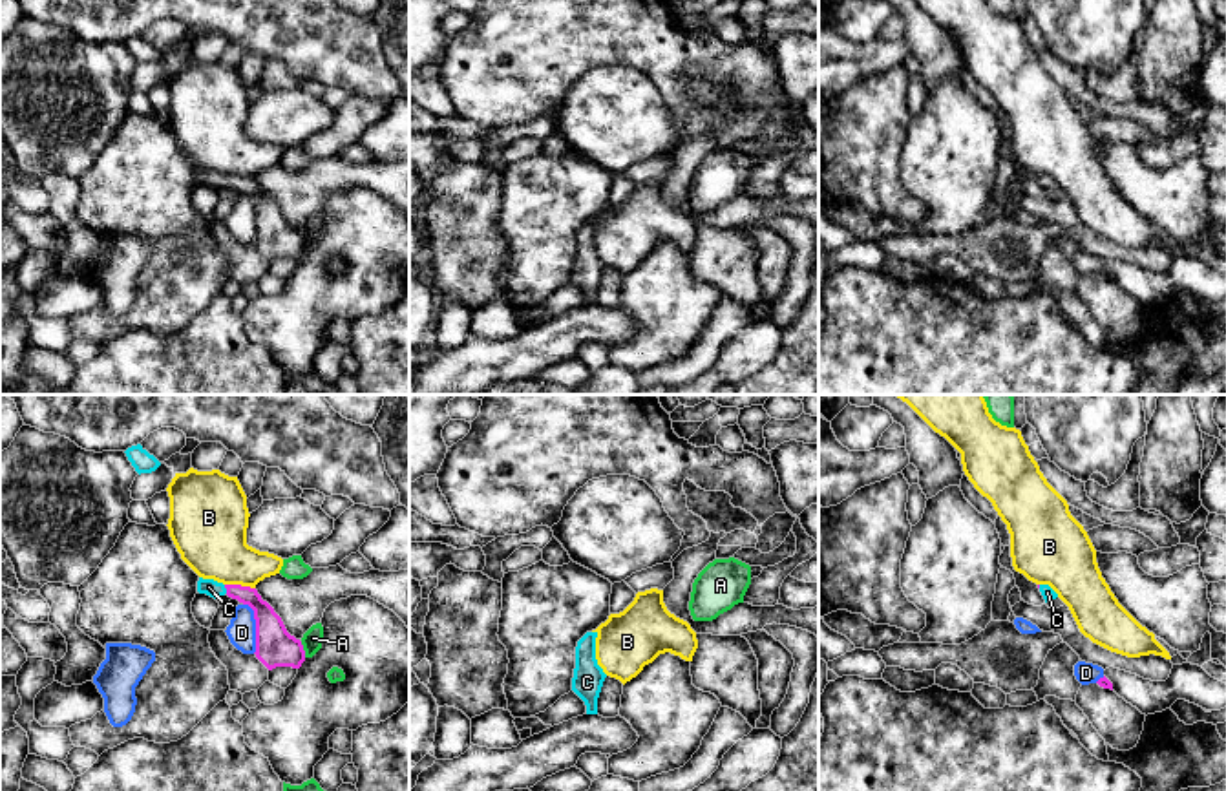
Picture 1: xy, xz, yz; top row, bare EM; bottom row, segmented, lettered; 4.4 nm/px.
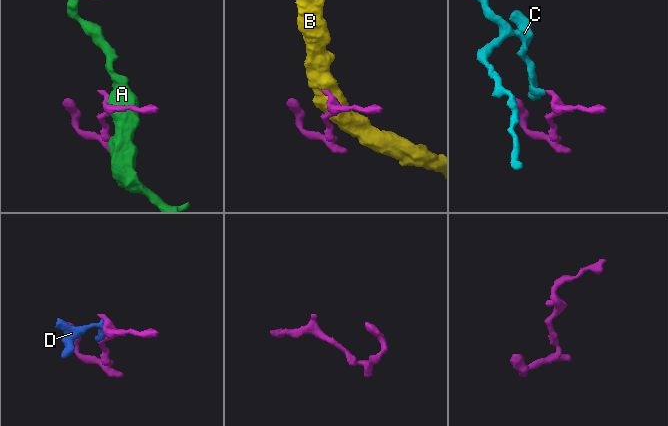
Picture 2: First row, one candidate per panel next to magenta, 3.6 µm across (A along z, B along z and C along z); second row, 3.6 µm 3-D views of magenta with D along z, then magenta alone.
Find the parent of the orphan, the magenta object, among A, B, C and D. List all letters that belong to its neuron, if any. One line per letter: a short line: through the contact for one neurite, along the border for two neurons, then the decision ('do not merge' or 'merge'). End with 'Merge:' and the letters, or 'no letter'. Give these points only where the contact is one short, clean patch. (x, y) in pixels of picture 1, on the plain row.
A: line xy (300, 232), (306, 247); do not merge
B: do not merge
C: merge
D: do not merge
Merge: C

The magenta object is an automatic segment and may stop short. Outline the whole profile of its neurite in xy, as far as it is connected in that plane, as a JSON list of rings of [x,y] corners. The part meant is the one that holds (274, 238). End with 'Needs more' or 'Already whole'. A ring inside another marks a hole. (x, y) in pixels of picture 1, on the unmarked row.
[[[214,170],[197,172],[197,183],[214,190],[228,186],[254,201],[256,210],[256,248],[269,259],[292,258],[300,259],[305,252],[305,241],[300,230],[291,227],[274,203],[274,199],[261,190],[256,179],[241,175],[223,175]]]. Needs more

